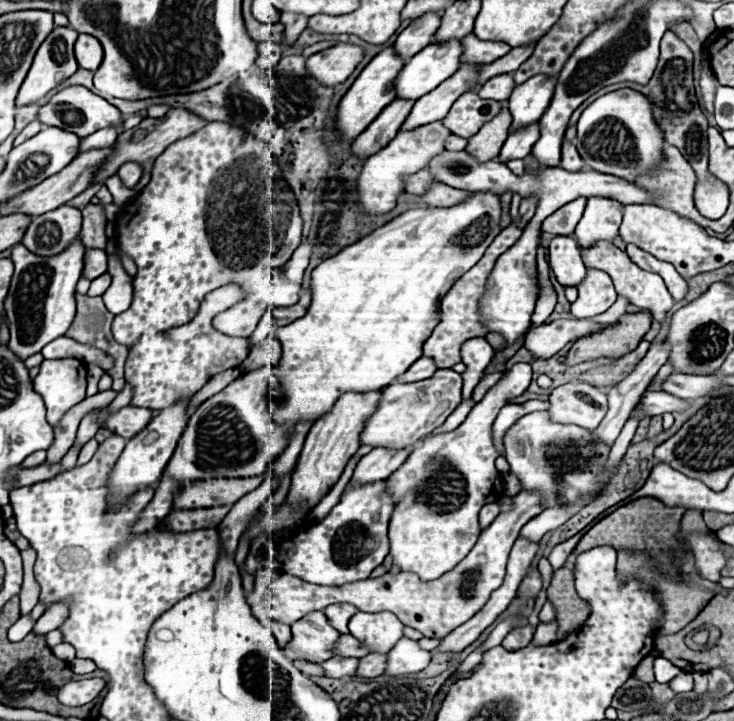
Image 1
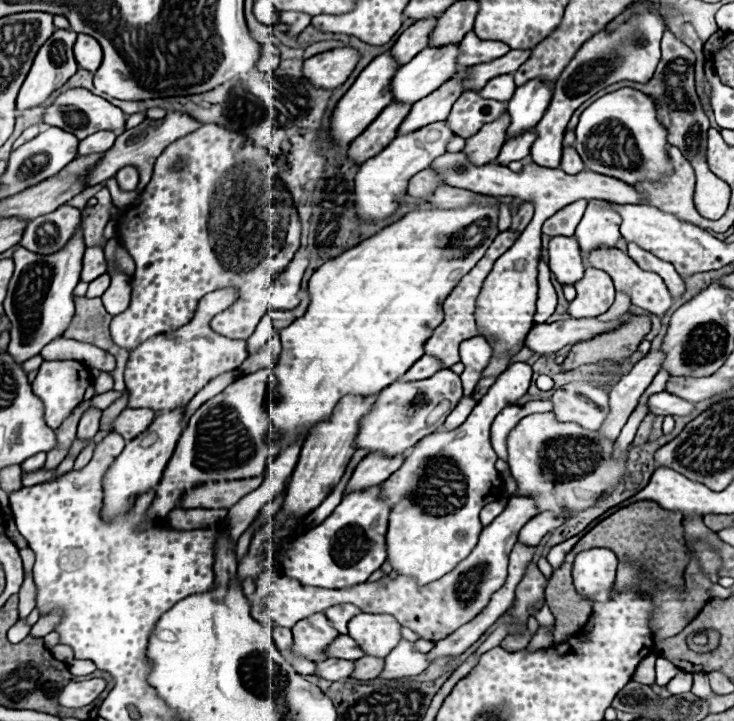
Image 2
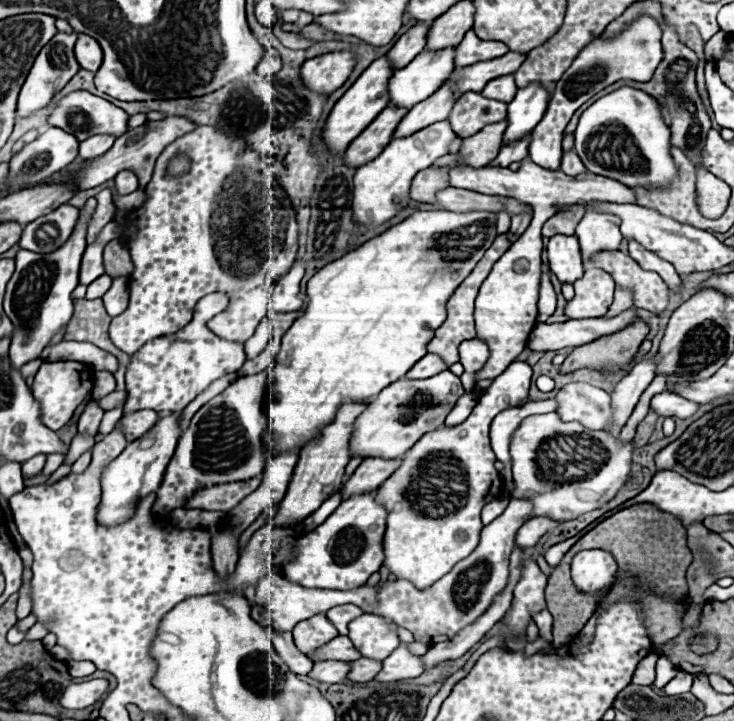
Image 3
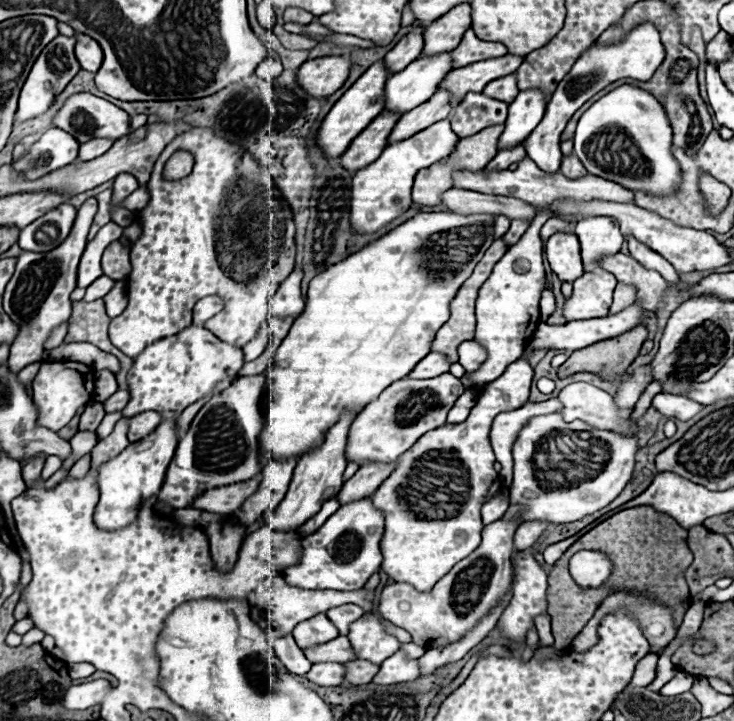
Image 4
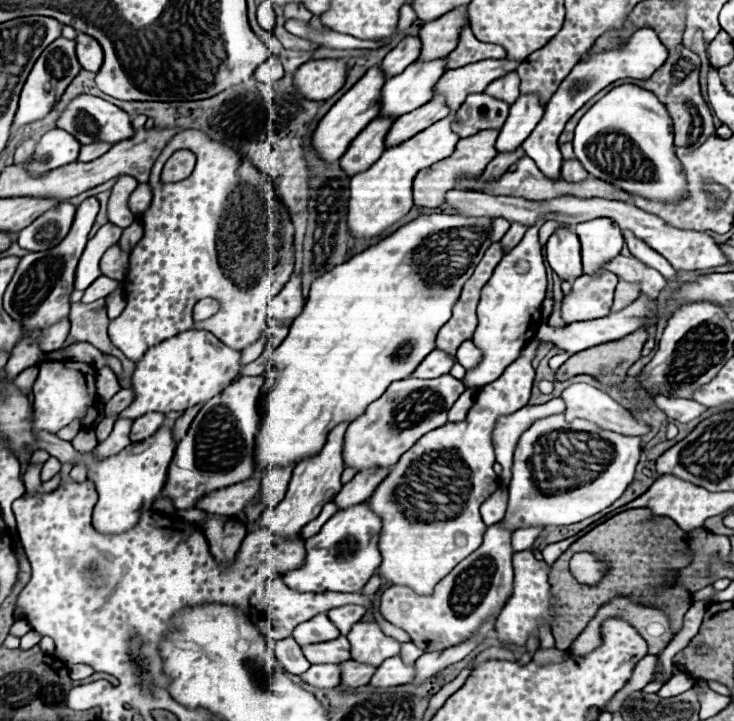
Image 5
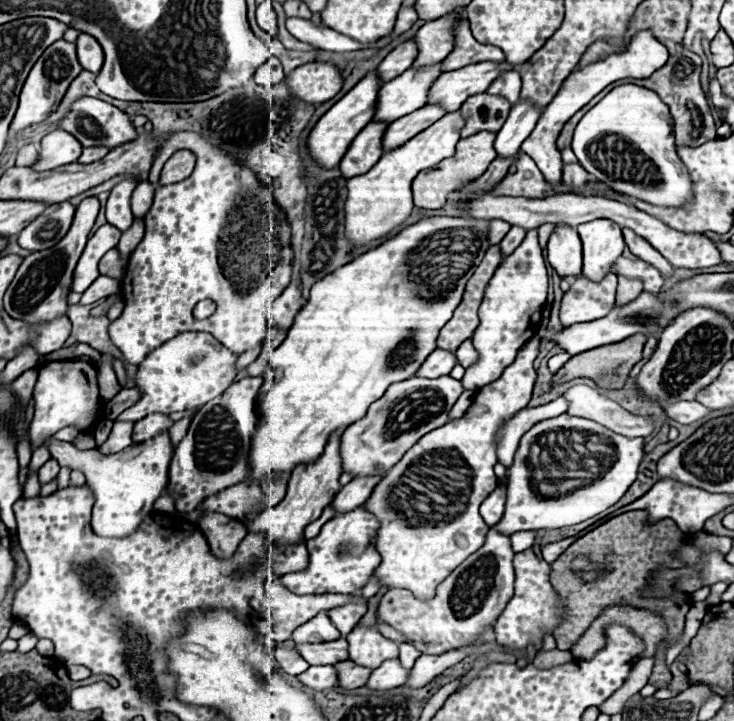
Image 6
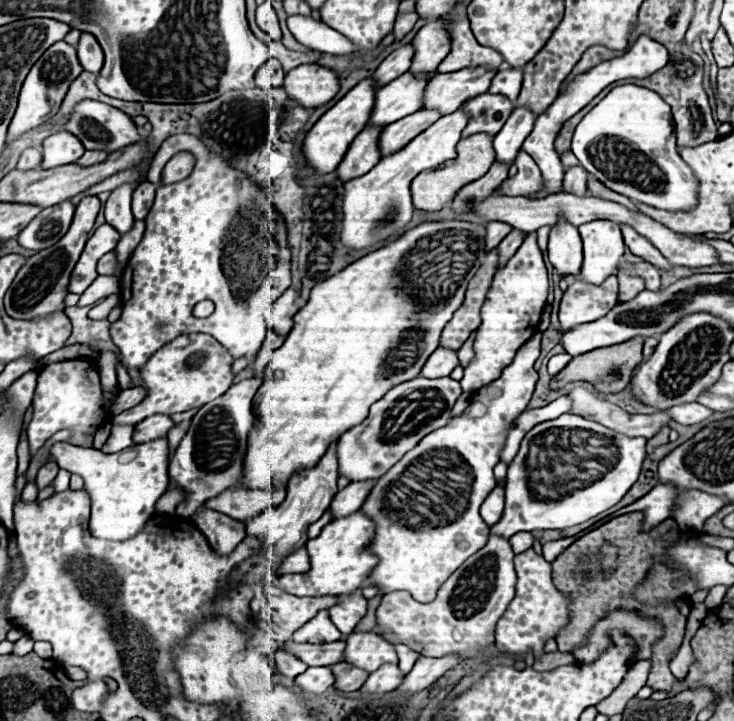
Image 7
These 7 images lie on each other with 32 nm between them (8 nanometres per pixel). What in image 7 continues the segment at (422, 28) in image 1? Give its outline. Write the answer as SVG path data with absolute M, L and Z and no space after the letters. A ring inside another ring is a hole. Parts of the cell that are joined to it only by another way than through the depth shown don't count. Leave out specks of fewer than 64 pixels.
M412 44L400 46L390 56L386 56L384 62L378 66L378 70L374 72L378 88L392 82L398 76L402 76L404 72L408 72L410 70L410 58L414 58L414 46Z

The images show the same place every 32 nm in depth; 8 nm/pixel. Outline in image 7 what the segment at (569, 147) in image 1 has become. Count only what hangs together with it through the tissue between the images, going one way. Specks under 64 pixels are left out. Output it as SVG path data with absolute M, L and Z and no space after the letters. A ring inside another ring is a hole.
M570 166L564 170L564 192L576 196L588 196L586 192L588 172L582 166Z

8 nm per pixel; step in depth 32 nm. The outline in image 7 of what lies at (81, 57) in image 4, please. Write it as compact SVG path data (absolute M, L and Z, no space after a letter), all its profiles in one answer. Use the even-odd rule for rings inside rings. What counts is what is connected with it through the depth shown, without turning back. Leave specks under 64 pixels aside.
M82 32L80 40L78 40L78 60L86 72L98 74L102 70L102 64L104 64L102 48L96 42L96 38L88 32Z

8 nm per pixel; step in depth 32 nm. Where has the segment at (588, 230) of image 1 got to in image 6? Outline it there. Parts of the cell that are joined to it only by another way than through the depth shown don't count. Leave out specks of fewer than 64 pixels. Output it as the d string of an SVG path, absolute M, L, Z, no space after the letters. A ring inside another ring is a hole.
M598 218L580 224L576 230L580 234L584 248L582 276L598 282L610 272L610 266L616 262L616 258L622 256L624 250L622 230L608 218Z

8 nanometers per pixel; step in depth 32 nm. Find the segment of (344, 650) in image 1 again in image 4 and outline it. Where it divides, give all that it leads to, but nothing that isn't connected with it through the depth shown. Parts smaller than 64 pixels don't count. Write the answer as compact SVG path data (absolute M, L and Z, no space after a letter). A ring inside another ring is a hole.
M338 636L322 646L306 650L304 654L312 664L316 664L316 662L350 662L356 658L352 644L346 636Z

